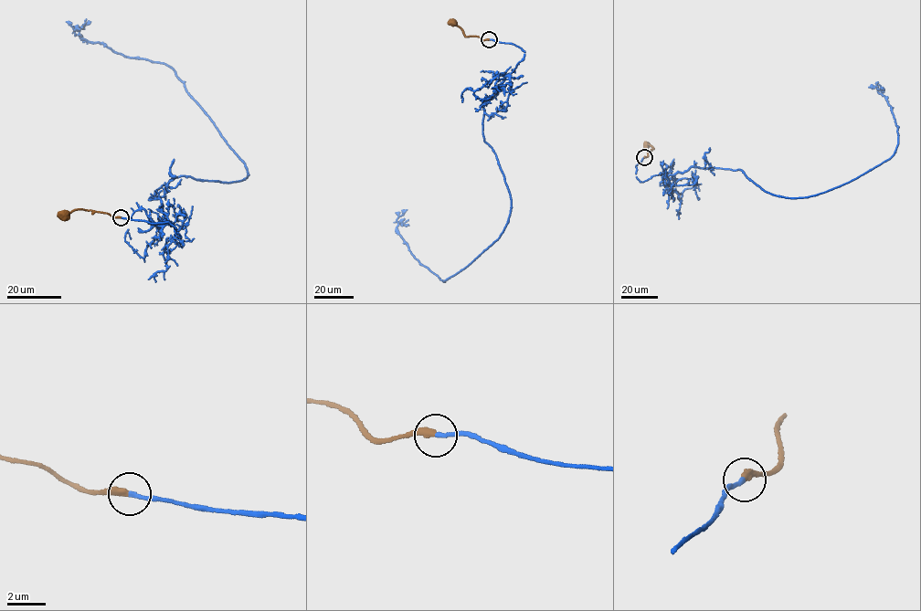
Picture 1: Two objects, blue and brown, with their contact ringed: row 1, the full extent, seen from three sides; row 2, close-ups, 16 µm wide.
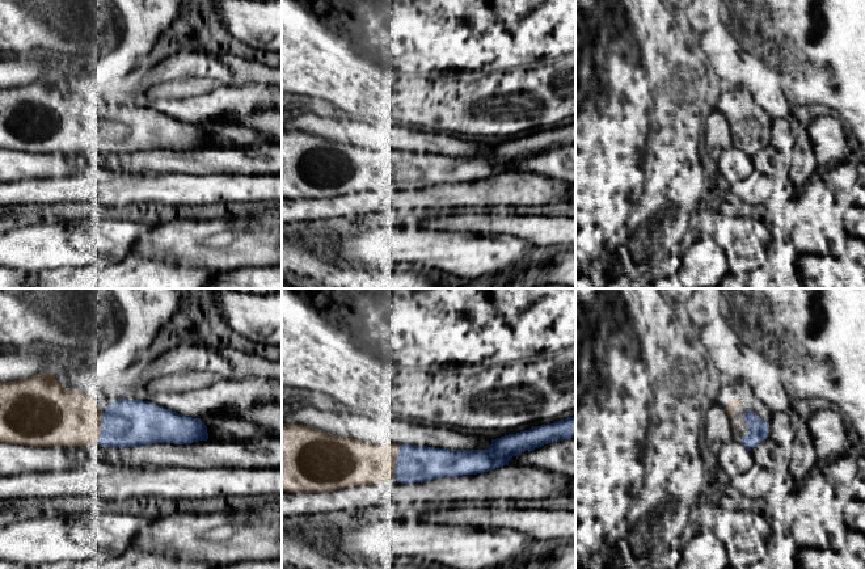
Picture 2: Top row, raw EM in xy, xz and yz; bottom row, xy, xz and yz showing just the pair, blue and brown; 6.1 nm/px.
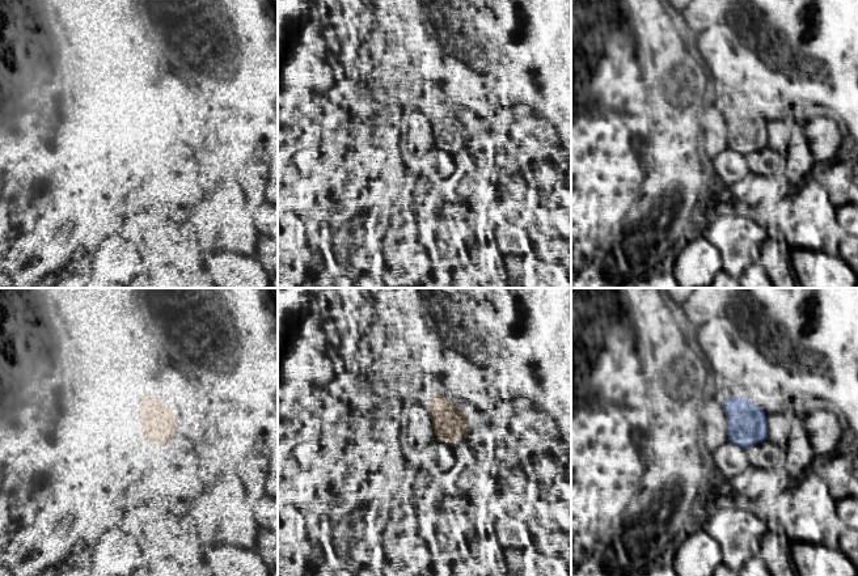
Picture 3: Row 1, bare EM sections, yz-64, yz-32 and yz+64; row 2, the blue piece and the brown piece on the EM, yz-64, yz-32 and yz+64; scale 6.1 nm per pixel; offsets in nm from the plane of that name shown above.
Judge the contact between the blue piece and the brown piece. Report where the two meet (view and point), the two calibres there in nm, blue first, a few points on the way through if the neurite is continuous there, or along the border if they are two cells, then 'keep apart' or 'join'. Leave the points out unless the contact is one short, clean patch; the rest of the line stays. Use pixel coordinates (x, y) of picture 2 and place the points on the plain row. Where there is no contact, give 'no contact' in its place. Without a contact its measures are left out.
xy (101, 135) | 280/340 nm | join

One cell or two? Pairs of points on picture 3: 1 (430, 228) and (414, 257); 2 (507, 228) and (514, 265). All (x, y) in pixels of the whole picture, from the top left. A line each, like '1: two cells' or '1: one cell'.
1: two cells
2: two cells

